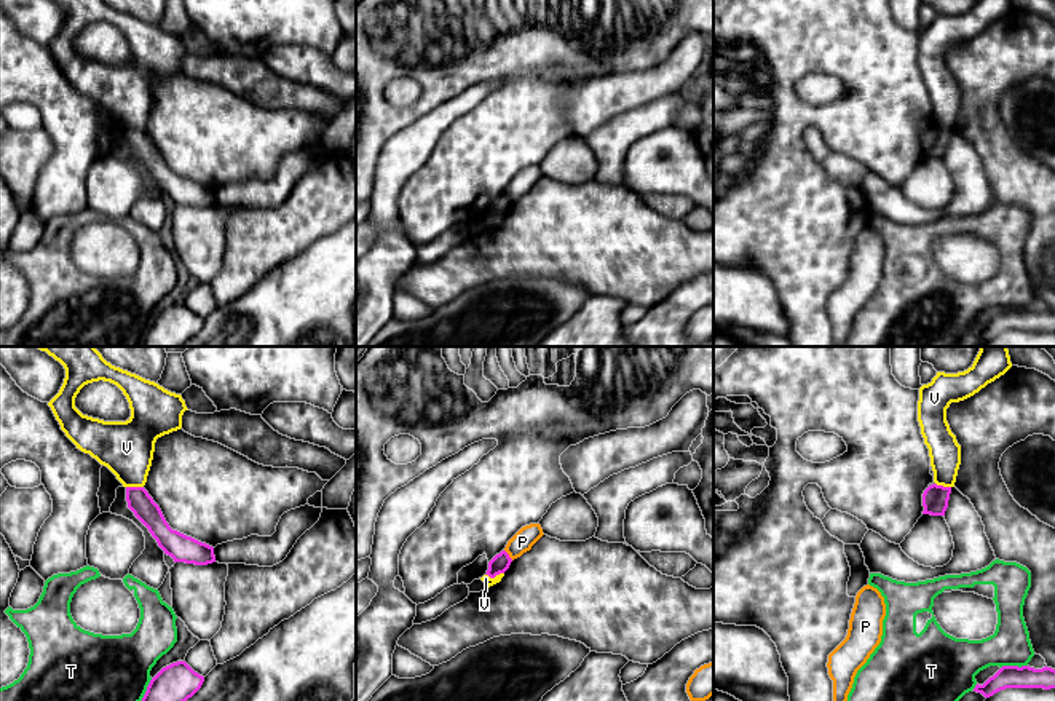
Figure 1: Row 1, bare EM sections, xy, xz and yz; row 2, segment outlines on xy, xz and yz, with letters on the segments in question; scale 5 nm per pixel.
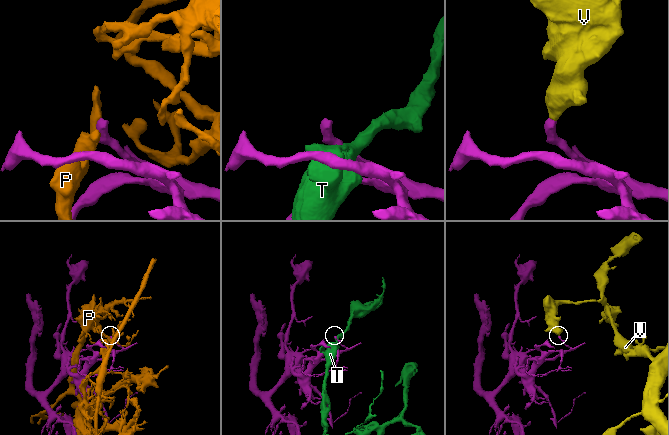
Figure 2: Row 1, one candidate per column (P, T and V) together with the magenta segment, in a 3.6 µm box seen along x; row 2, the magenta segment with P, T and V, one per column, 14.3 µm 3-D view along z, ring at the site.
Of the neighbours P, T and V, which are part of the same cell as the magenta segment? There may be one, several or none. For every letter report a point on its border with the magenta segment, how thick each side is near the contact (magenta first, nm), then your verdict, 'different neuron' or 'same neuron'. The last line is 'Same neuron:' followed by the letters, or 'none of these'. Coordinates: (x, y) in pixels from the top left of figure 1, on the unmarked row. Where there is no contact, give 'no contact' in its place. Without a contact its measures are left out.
P: xz (508, 197) | 90/110 nm | different neuron
T: yz (1014, 308) | 110/200 nm | different neuron
V: xz (493, 219) | 90/50 nm | different neuron
Same neuron: none of these

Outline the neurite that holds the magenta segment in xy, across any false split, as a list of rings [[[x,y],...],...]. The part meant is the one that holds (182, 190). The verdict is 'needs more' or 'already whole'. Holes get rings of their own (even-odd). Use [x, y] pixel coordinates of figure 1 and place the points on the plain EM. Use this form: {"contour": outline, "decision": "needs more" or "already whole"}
{"contour": [[[126,129],[128,150],[148,171],[164,196],[174,204],[207,208],[215,204],[214,190],[172,172],[160,149],[144,129]]], "decision": "already whole"}

